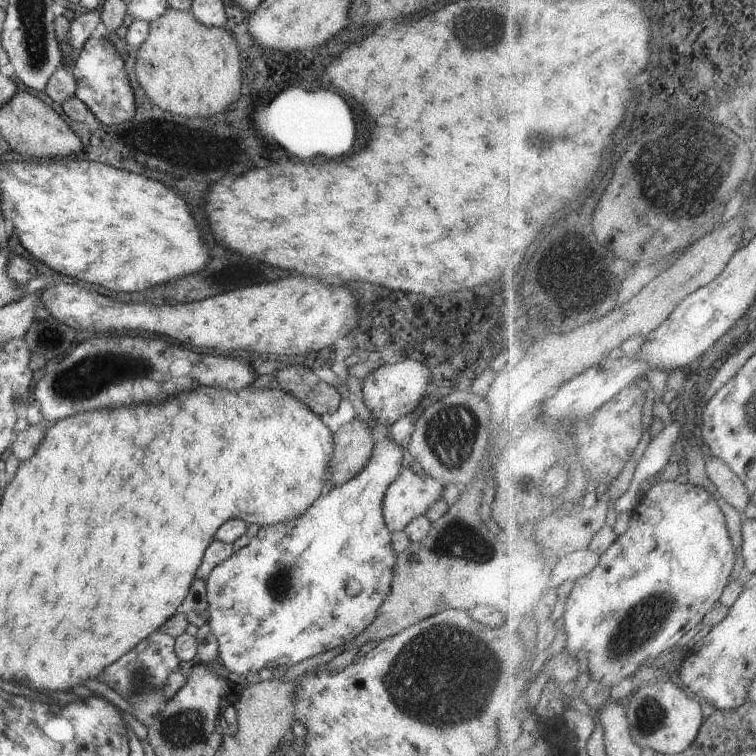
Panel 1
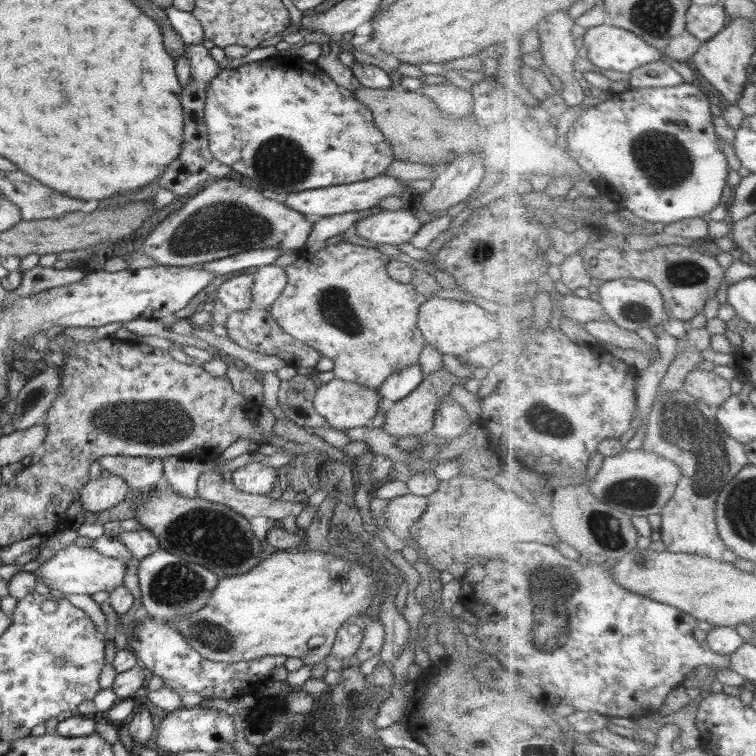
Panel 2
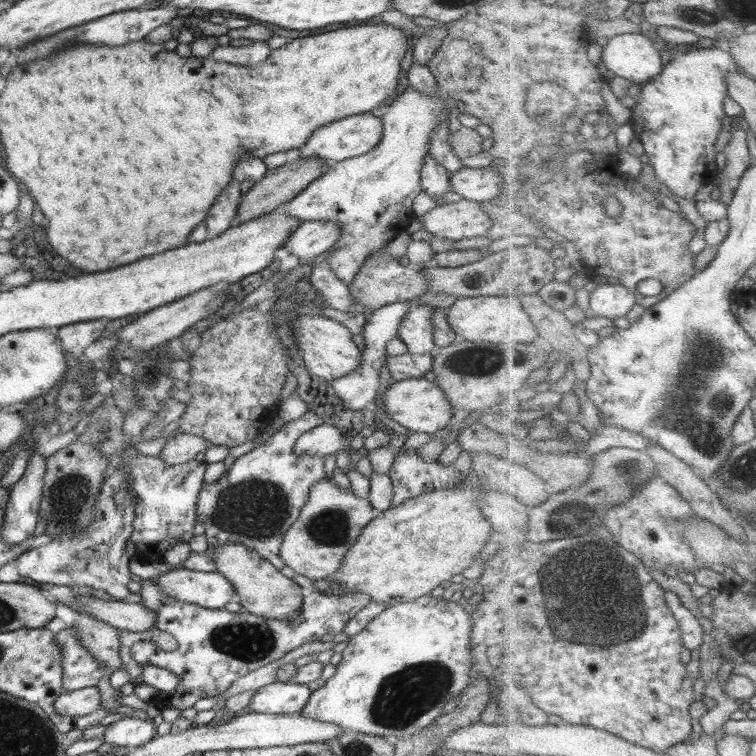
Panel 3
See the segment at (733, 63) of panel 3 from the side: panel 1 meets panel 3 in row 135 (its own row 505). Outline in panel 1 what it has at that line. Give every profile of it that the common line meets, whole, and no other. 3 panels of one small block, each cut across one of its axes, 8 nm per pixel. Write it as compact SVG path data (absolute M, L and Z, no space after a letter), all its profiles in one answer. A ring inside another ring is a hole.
M676 480L660 481L648 491L644 499L632 511L629 530L621 535L618 542L608 552L605 552L600 558L600 564L590 574L576 580L574 592L570 596L570 604L568 604L564 614L566 633L568 635L565 649L570 650L570 654L578 656L578 660L581 662L584 659L588 660L588 670L591 673L592 680L598 680L604 686L612 688L620 684L628 676L636 676L635 674L641 666L650 666L657 662L659 658L666 660L670 656L670 652L680 646L688 634L693 634L694 631L701 627L701 622L704 622L706 614L721 602L726 588L731 583L730 578L732 578L732 574L736 570L736 560L738 558L736 558L734 540L730 536L726 514L720 508L720 502L716 499L716 496L709 490L706 490L703 486L696 486L690 480L686 484Z

